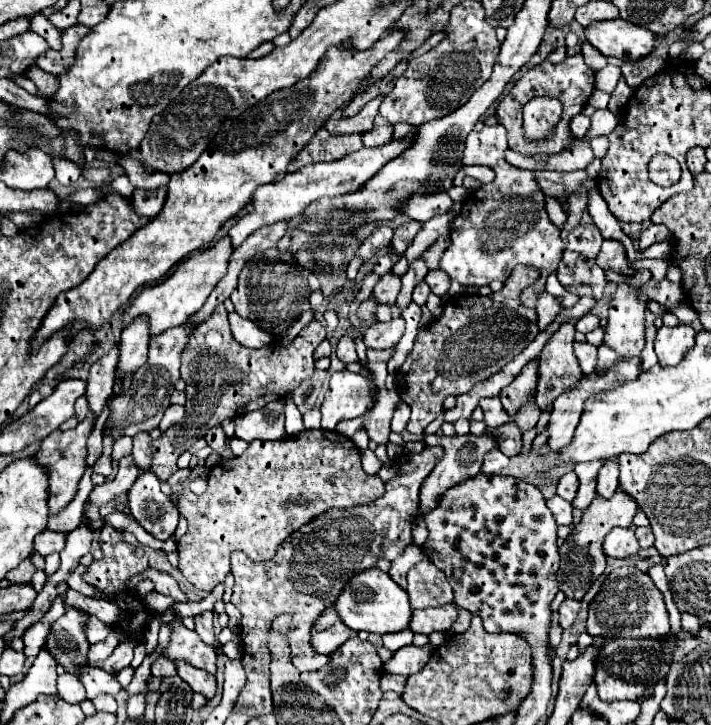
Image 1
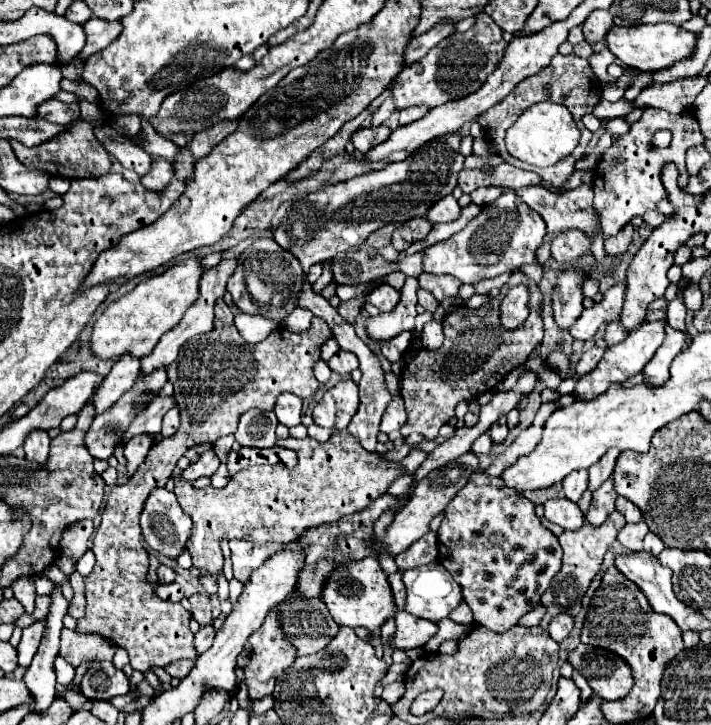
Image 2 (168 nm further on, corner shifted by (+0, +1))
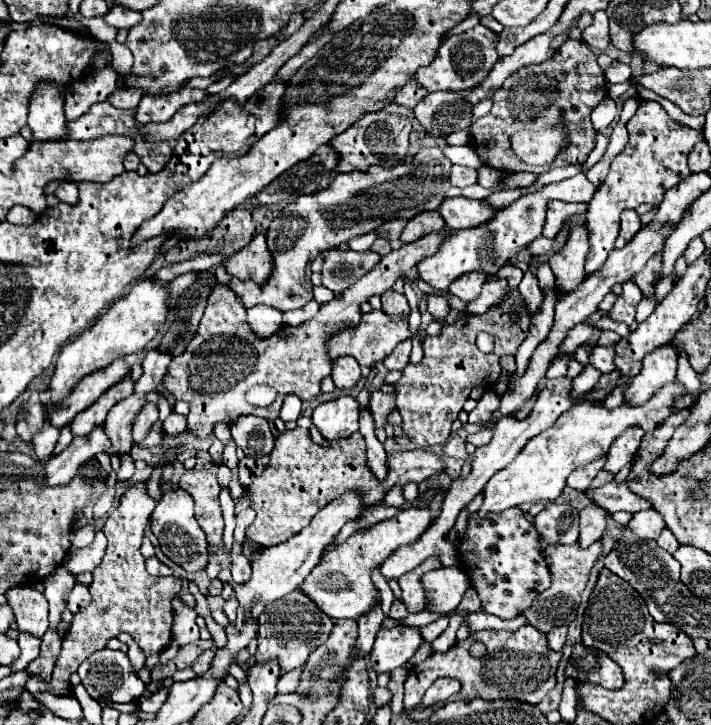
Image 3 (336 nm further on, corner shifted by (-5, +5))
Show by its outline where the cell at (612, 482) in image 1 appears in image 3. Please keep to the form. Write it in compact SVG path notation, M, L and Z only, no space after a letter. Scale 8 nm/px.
M589 503L581 511L581 535L579 535L581 547L591 545L593 541L597 541L603 535L607 517L609 517L609 513L603 507L599 507L597 503Z

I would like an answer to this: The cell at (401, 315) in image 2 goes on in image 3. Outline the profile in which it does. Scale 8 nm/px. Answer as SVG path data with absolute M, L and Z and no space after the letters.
M379 309L363 315L361 323L353 327L353 331L341 331L341 335L333 335L333 339L329 339L329 355L331 359L337 359L341 355L351 355L359 361L359 365L371 367L377 361L385 359L385 355L389 355L389 351L393 351L393 347L397 347L399 341L405 341L409 337L411 337L411 331L409 331L407 317L391 319L389 315L385 315L385 311Z

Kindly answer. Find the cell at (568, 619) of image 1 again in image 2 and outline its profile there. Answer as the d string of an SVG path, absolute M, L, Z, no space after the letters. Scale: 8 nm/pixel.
M560 613L560 615L556 615L556 617L550 621L548 633L550 633L550 637L552 637L556 643L560 643L562 639L568 637L568 633L572 631L572 627L574 627L574 619L572 619L568 613Z

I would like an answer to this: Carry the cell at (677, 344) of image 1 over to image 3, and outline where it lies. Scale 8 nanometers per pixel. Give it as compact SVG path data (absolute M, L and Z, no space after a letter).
M673 345L657 347L643 359L643 369L637 377L631 379L625 391L625 401L629 403L645 403L653 397L653 393L665 383L673 381L677 375L677 351Z

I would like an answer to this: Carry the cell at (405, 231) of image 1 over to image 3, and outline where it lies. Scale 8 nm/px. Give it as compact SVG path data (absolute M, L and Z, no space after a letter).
M425 211L425 213L419 213L415 215L403 229L401 233L401 241L403 243L413 243L429 233L435 233L435 231L441 231L445 227L445 221L441 219L439 211Z

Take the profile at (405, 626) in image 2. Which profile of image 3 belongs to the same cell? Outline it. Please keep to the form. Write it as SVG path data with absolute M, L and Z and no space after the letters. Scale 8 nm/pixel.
M397 625L391 629L379 629L371 651L371 669L377 673L393 671L395 667L407 663L421 643L421 627Z

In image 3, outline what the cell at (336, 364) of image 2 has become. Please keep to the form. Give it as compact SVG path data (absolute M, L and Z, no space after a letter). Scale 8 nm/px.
M337 357L333 361L333 373L331 373L331 377L333 377L333 381L335 381L335 385L339 389L349 389L361 377L359 363L353 357Z

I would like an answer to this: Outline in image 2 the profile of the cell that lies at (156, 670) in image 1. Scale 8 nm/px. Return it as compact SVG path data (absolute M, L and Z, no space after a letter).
M182 659L182 661L174 661L174 663L170 663L168 667L164 667L166 669L166 673L170 675L170 677L176 677L176 679L184 679L188 673L190 673L190 669L194 667L194 661L190 661L190 659Z

